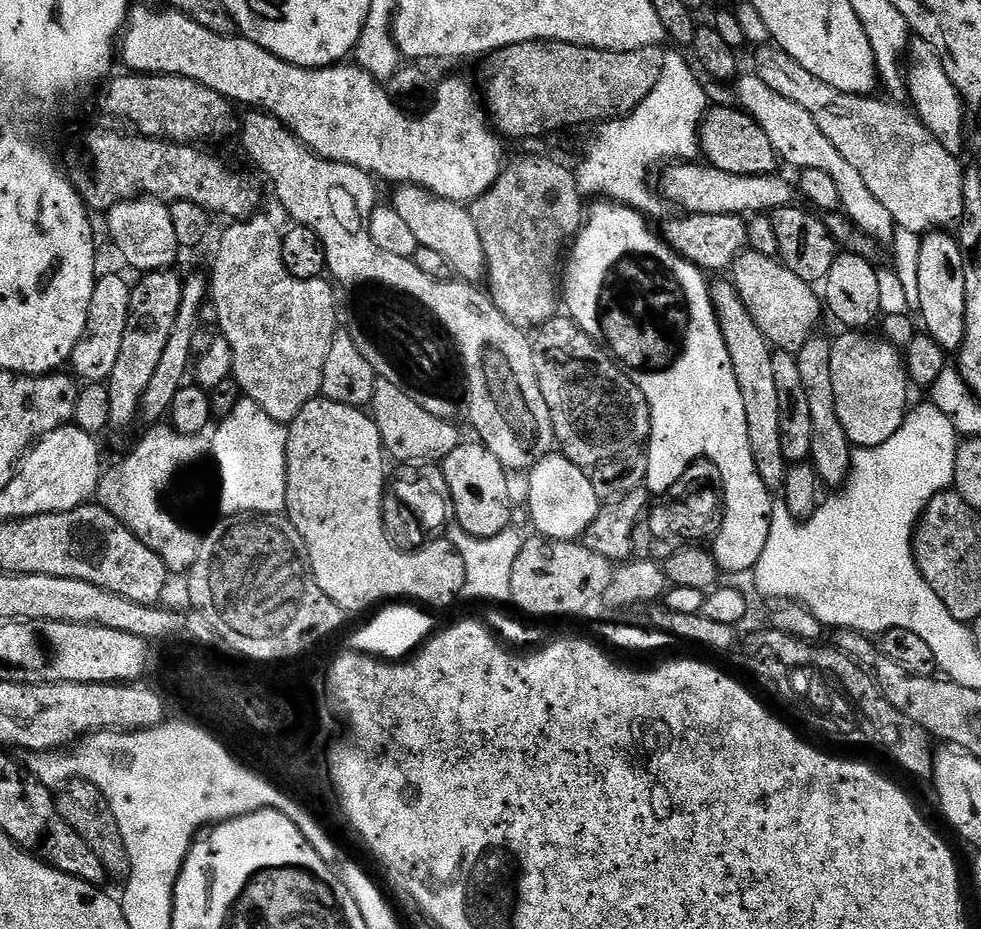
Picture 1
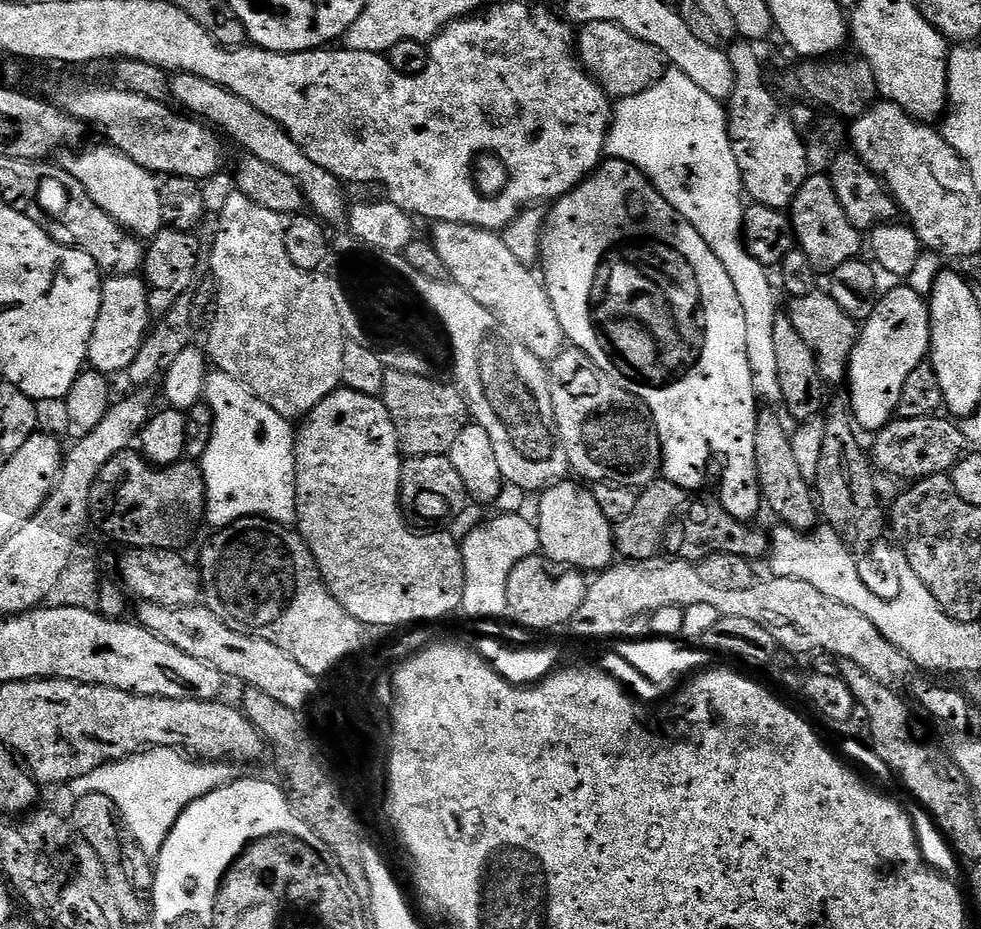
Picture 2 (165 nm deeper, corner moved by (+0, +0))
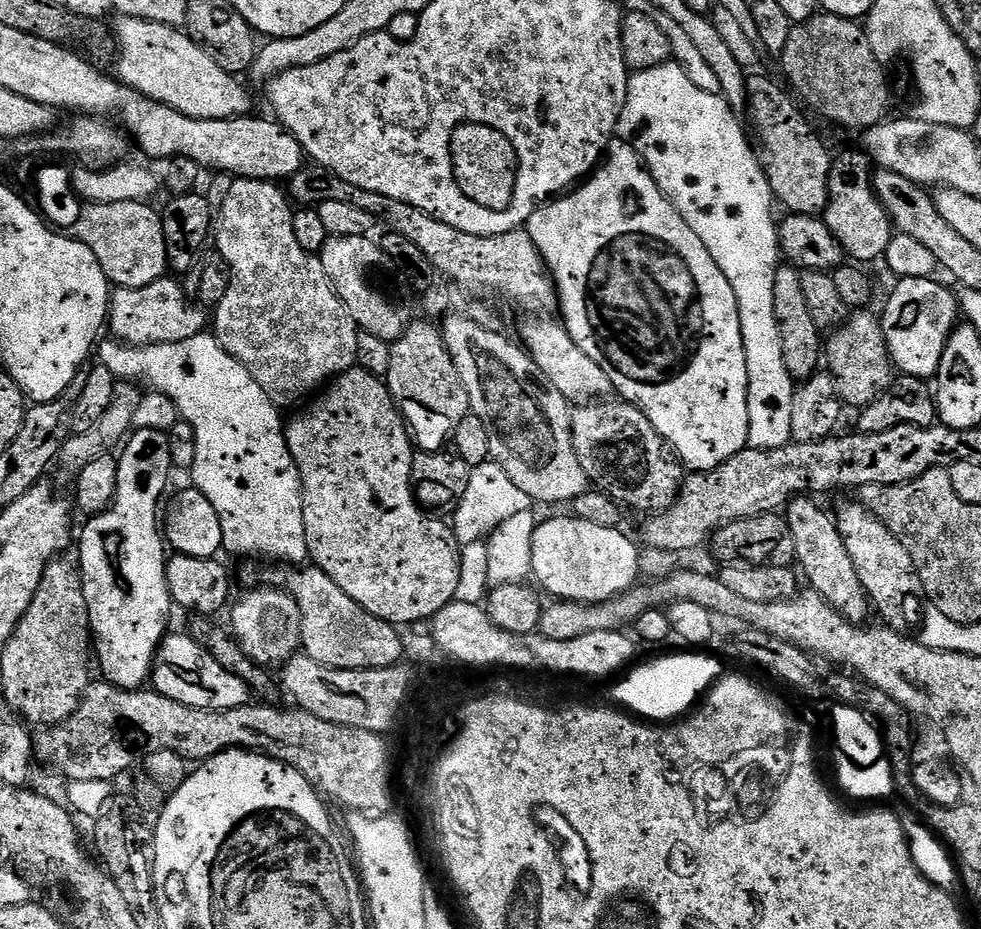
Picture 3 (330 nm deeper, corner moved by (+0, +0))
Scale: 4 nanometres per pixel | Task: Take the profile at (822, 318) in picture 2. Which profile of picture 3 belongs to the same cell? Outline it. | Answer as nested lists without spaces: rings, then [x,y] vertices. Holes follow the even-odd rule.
[[[856,310],[848,319],[831,333],[826,340],[826,371],[836,383],[836,393],[845,405],[853,410],[865,408],[870,402],[874,402],[880,395],[892,385],[894,379],[894,365],[888,353],[888,343],[884,333],[884,325],[881,317],[872,313],[872,310]]]

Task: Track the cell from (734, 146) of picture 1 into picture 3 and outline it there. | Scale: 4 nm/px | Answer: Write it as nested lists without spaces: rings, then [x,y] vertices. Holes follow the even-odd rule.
[[[754,75],[748,76],[746,112],[752,115],[752,124],[756,127],[758,155],[775,203],[798,216],[820,216],[828,205],[828,179],[833,153],[828,153],[827,146],[820,141],[811,122],[804,117],[805,109],[787,91],[784,93],[768,76]]]

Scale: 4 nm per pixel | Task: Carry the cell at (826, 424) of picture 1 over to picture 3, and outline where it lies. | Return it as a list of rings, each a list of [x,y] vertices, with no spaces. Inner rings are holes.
[[[844,504],[835,517],[838,534],[842,534],[842,542],[854,562],[854,571],[858,573],[858,582],[862,582],[875,615],[877,612],[884,619],[881,621],[895,632],[908,634],[919,629],[924,587],[918,578],[914,558],[910,558],[906,546],[890,534],[888,527],[865,504]]]

